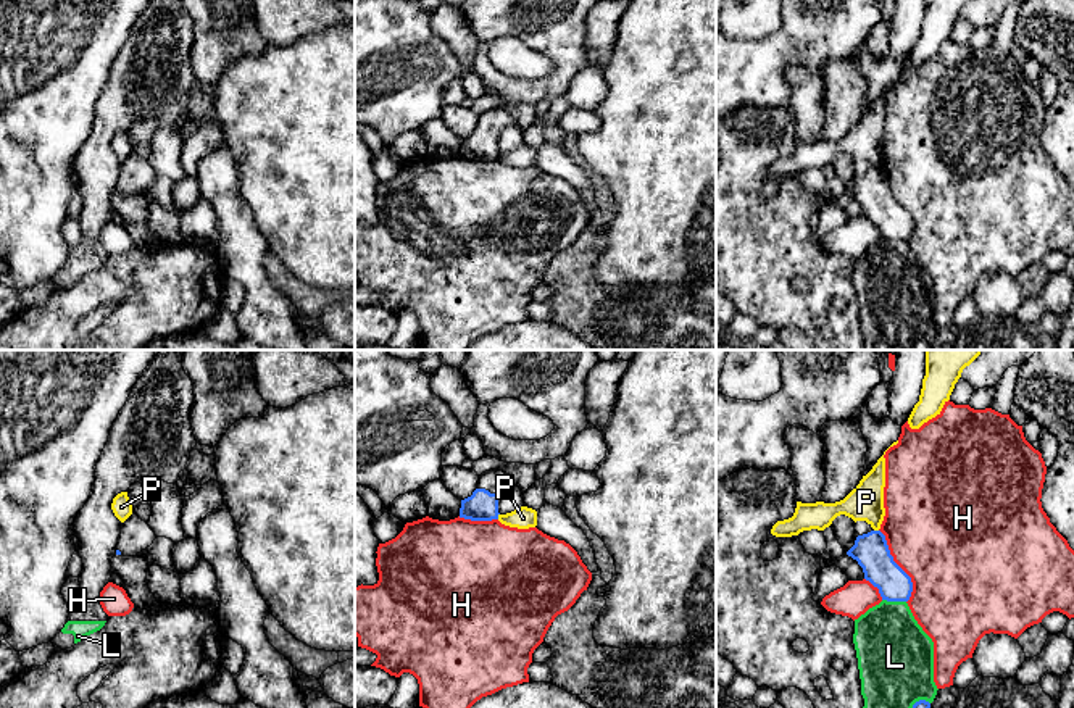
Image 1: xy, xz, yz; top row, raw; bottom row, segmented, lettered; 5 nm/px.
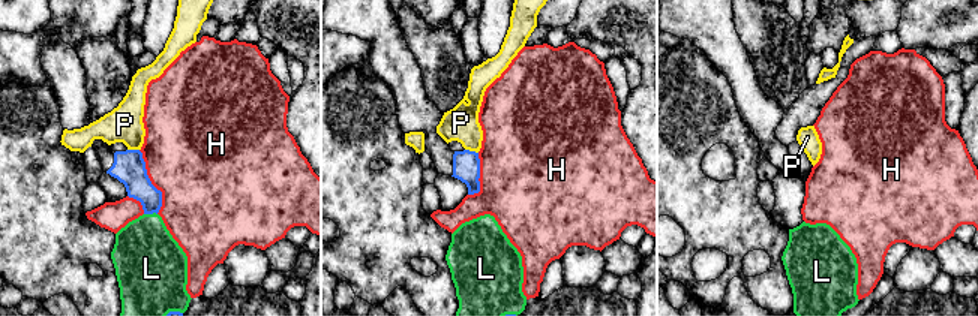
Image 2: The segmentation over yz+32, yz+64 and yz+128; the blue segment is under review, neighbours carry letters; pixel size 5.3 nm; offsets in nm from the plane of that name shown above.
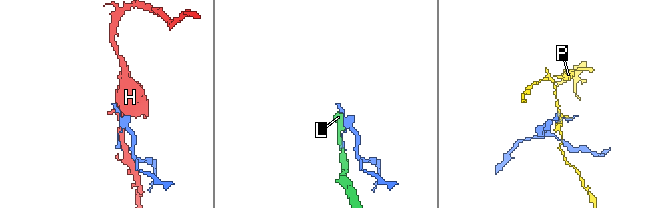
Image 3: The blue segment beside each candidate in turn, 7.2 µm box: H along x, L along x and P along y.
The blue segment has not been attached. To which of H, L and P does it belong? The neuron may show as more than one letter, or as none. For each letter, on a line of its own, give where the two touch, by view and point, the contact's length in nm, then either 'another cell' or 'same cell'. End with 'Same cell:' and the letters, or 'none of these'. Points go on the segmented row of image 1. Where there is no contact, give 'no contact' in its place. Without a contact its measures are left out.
H: yz (899, 566) | 400 nm | another cell
L: yz (894, 600) | 120 nm | another cell
P: xz (497, 516) | 30 nm | another cell
Same cell: none of these

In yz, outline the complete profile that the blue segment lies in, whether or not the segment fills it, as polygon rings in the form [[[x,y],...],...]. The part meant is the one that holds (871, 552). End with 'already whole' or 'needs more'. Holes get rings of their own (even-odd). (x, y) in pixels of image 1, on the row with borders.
[[[880,531],[858,535],[847,555],[858,561],[864,579],[879,589],[882,600],[910,600],[913,592],[911,577],[893,561],[885,535]]]; already whole

